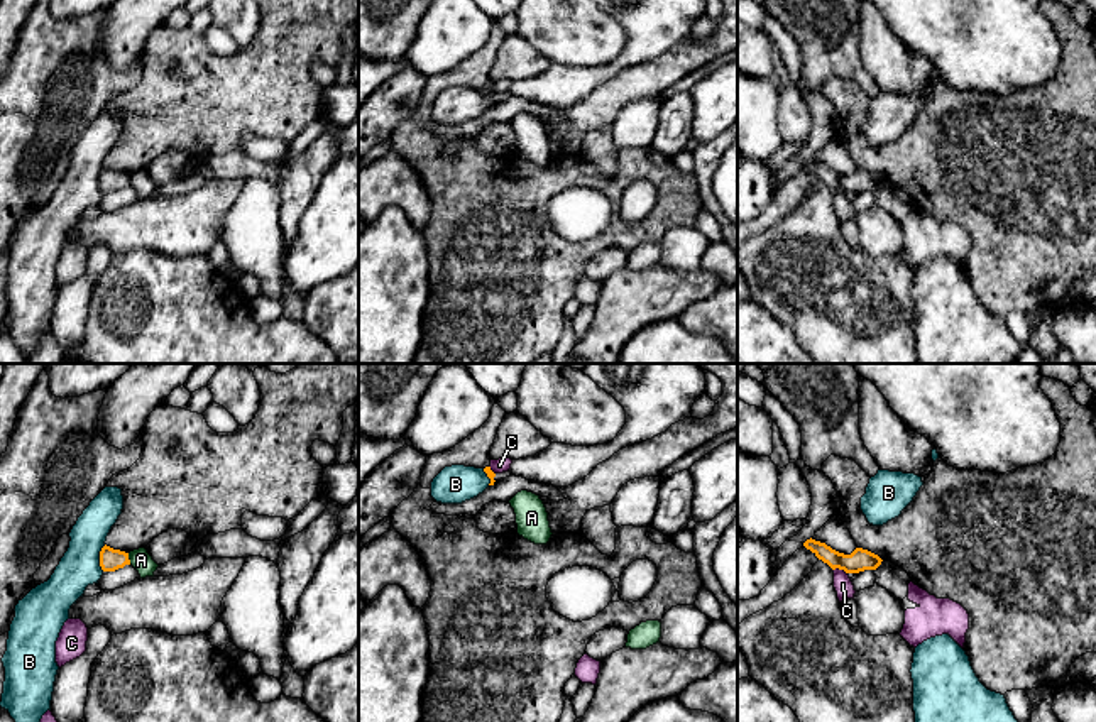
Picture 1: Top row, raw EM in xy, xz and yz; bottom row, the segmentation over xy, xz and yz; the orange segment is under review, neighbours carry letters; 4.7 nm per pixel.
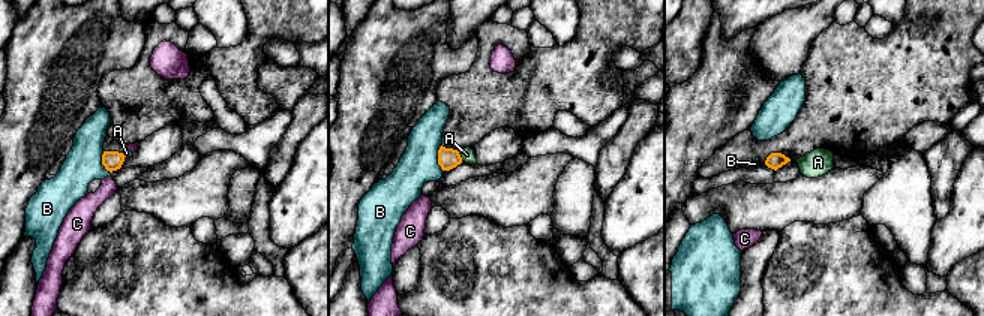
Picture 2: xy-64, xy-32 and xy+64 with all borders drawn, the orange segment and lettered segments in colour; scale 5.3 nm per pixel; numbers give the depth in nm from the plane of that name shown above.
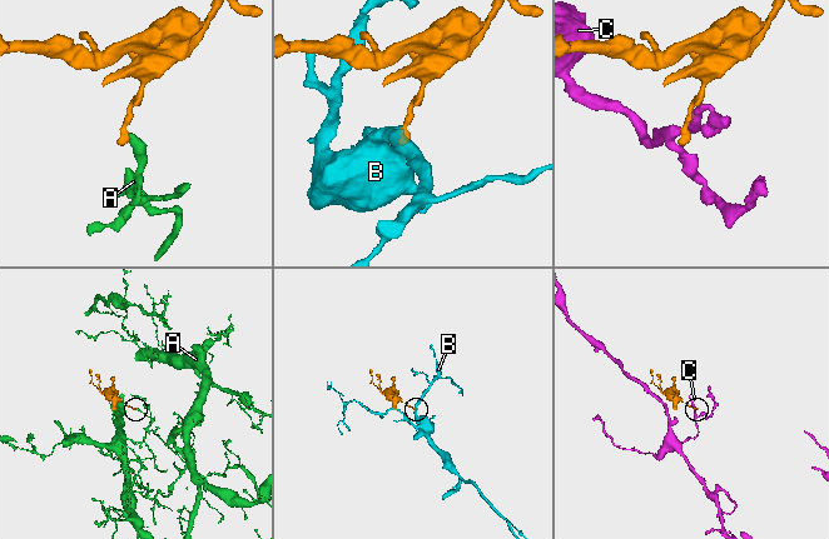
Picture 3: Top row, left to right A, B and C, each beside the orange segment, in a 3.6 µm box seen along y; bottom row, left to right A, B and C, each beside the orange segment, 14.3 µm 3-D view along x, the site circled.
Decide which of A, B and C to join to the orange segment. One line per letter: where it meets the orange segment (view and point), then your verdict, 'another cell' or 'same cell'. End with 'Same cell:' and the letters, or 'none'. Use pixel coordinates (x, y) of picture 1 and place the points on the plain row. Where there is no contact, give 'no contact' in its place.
A: meets orange in xy at (127, 180); another cell
B: meets orange in xy at (100, 180); another cell
C: meets orange in yz at (839, 190); another cell
Same cell: none

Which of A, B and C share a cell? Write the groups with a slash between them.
A / B / C

